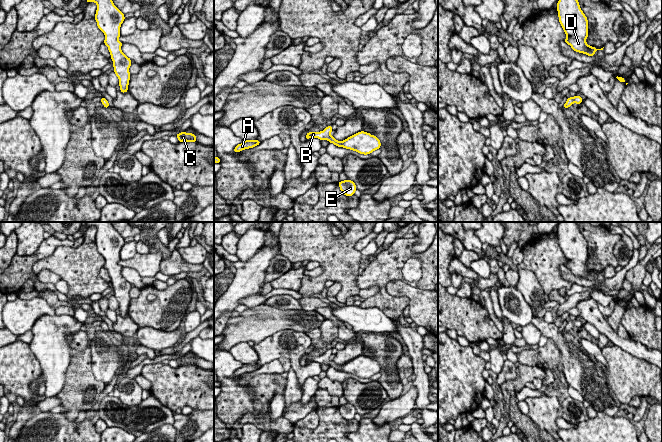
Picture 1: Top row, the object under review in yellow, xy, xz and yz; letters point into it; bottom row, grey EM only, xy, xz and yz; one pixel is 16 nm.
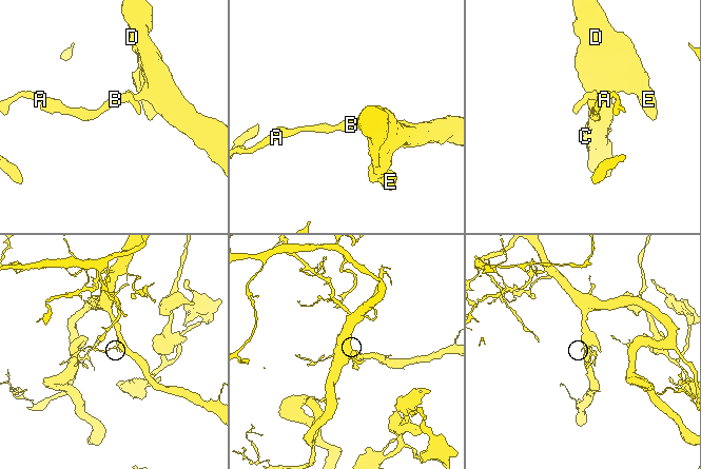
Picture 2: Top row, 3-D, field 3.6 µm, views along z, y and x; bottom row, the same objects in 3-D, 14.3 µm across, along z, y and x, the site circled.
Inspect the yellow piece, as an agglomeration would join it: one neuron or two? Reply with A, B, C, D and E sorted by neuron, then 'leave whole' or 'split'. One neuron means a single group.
groups A B C D E; leave whole

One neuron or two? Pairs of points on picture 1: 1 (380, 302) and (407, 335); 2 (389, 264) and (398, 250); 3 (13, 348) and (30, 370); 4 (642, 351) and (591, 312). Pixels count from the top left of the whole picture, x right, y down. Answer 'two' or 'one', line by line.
1: two
2: one
3: one
4: one

